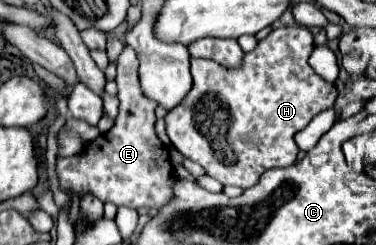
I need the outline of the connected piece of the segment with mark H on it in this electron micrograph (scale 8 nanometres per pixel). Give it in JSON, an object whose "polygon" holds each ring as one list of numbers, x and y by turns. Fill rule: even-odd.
{"polygon":[[306,26,276,28,256,48,244,54,240,68,224,68,214,60,192,58,194,86,188,96,166,114,166,134,170,142,190,160,206,168,208,176,216,178,224,186,252,188,262,172,268,168,286,168,296,162,298,146,294,134,308,126,308,122,334,106,338,90,334,84,320,78,308,64,310,52,314,50,312,34]]}

